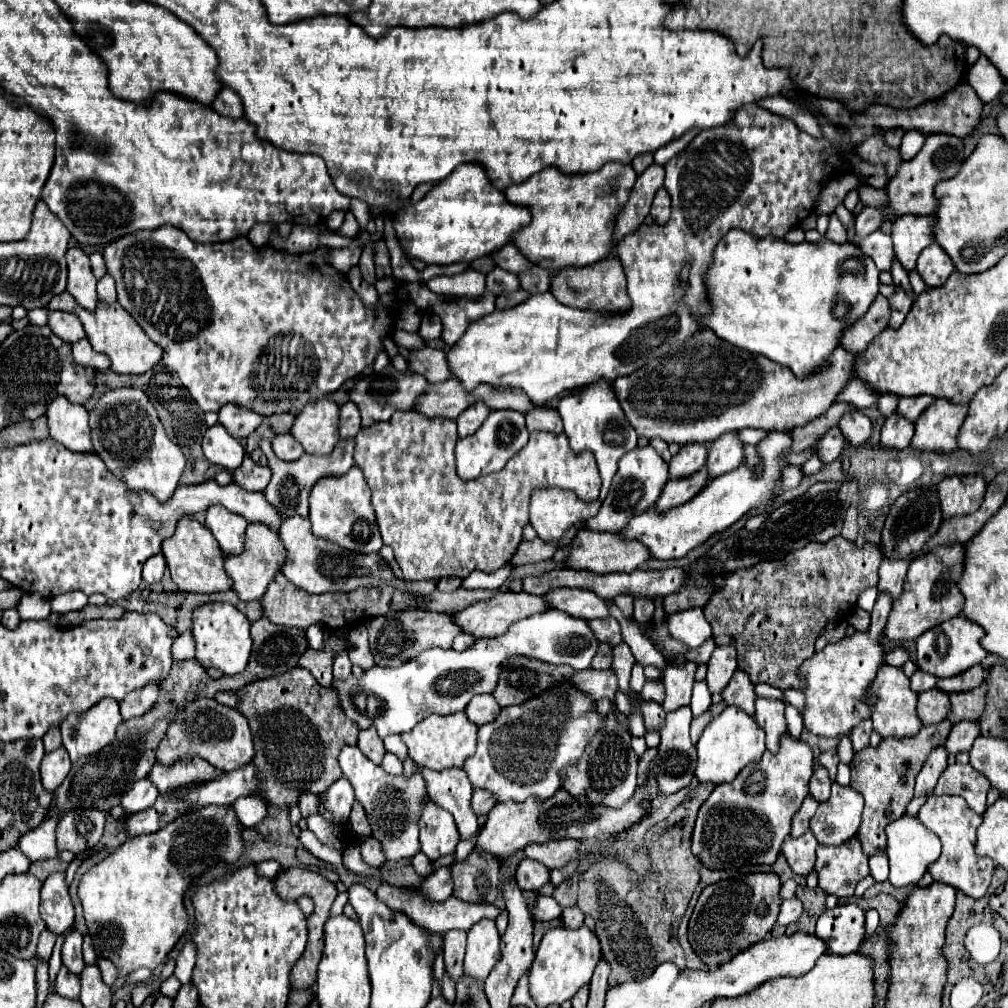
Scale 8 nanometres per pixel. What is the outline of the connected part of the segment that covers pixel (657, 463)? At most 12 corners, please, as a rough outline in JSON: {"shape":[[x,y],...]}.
{"shape":[[652,446],[620,460],[600,512],[584,528],[622,530],[656,504],[668,478]]}

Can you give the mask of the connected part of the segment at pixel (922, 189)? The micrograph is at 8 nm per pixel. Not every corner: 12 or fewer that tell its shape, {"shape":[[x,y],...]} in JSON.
{"shape":[[930,134],[888,182],[886,208],[864,206],[856,236],[904,214],[932,214],[934,186],[964,162],[962,140]]}

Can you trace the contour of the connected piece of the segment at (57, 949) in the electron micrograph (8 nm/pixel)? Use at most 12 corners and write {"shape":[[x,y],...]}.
{"shape":[[71,926],[56,938],[49,960],[50,992],[55,992],[54,982],[62,965],[61,948],[64,939],[75,930]]}

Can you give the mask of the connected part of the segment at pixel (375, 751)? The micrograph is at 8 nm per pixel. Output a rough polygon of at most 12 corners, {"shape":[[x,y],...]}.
{"shape":[[374,728],[360,730],[356,746],[374,764],[384,752]]}

